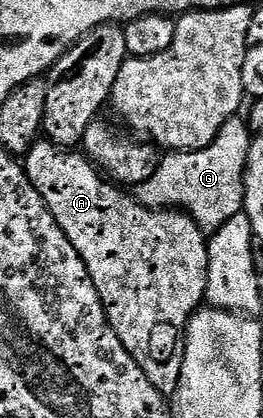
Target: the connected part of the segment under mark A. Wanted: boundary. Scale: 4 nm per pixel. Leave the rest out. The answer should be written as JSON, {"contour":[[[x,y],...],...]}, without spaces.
{"contour":[[[40,138],[32,144],[31,149],[25,153],[22,166],[29,178],[29,182],[37,190],[37,194],[41,194],[45,206],[53,214],[57,226],[61,226],[65,238],[69,238],[69,242],[73,242],[73,250],[77,250],[77,254],[81,254],[81,262],[85,262],[85,266],[89,270],[89,278],[93,278],[93,286],[101,298],[103,309],[107,315],[107,321],[110,322],[111,329],[117,334],[117,338],[121,338],[121,346],[125,346],[125,350],[134,360],[141,360],[141,362],[145,364],[145,370],[149,370],[149,374],[155,376],[155,366],[153,366],[153,362],[147,358],[147,354],[149,354],[149,336],[151,336],[151,330],[153,330],[153,326],[155,326],[155,316],[173,316],[173,314],[177,314],[177,306],[194,306],[195,309],[198,309],[200,305],[204,303],[207,294],[208,241],[204,229],[200,228],[198,222],[191,219],[191,217],[182,210],[156,210],[147,208],[139,203],[134,195],[127,193],[126,196],[126,194],[123,193],[126,191],[120,190],[114,183],[104,179],[100,169],[96,167],[82,151],[61,148],[57,144],[52,144],[51,141],[46,138]]]}

